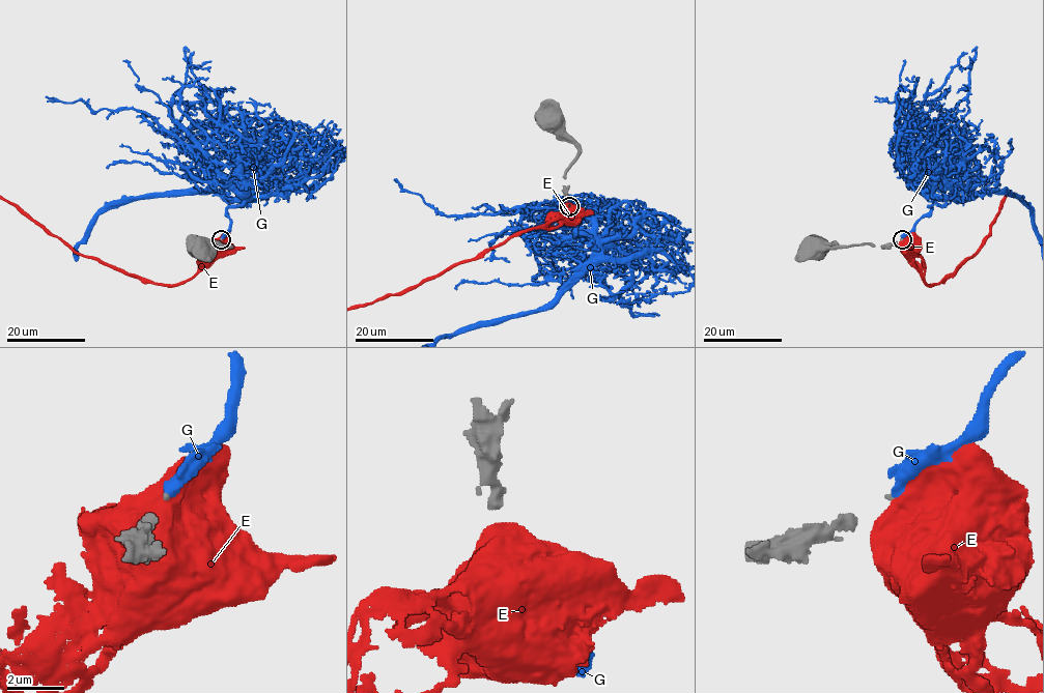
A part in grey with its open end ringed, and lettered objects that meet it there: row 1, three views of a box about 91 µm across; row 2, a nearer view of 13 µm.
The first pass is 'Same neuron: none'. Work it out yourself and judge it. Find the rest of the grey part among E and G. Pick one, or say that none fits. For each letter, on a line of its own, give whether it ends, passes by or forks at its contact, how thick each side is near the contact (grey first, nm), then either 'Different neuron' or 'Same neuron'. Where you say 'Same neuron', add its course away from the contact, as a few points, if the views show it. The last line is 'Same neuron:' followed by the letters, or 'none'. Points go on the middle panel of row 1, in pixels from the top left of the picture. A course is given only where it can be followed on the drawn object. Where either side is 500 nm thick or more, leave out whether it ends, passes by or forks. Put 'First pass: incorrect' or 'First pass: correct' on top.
First pass: incorrect
E: Thickness 70 nm (grey) against 900 nm. Different neuron
G: It ends there. Thickness 70 nm (grey) against 400 nm. Same neuron
Same neuron: G

